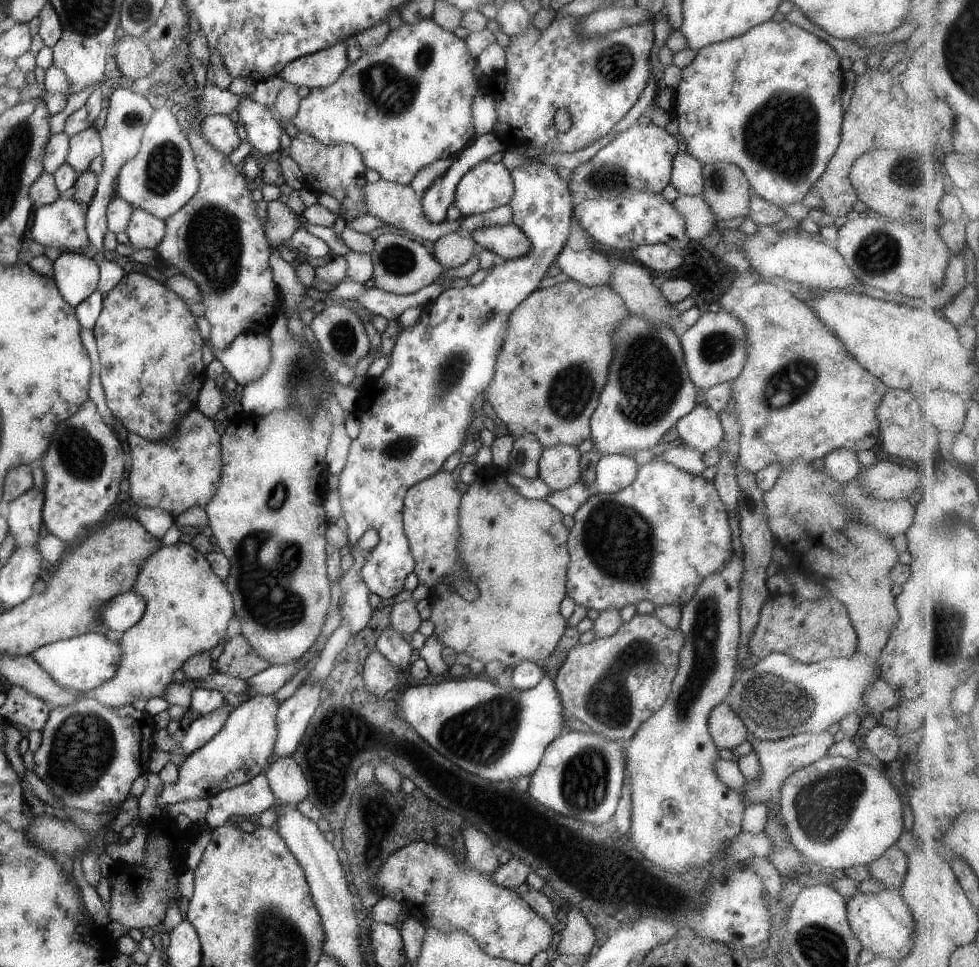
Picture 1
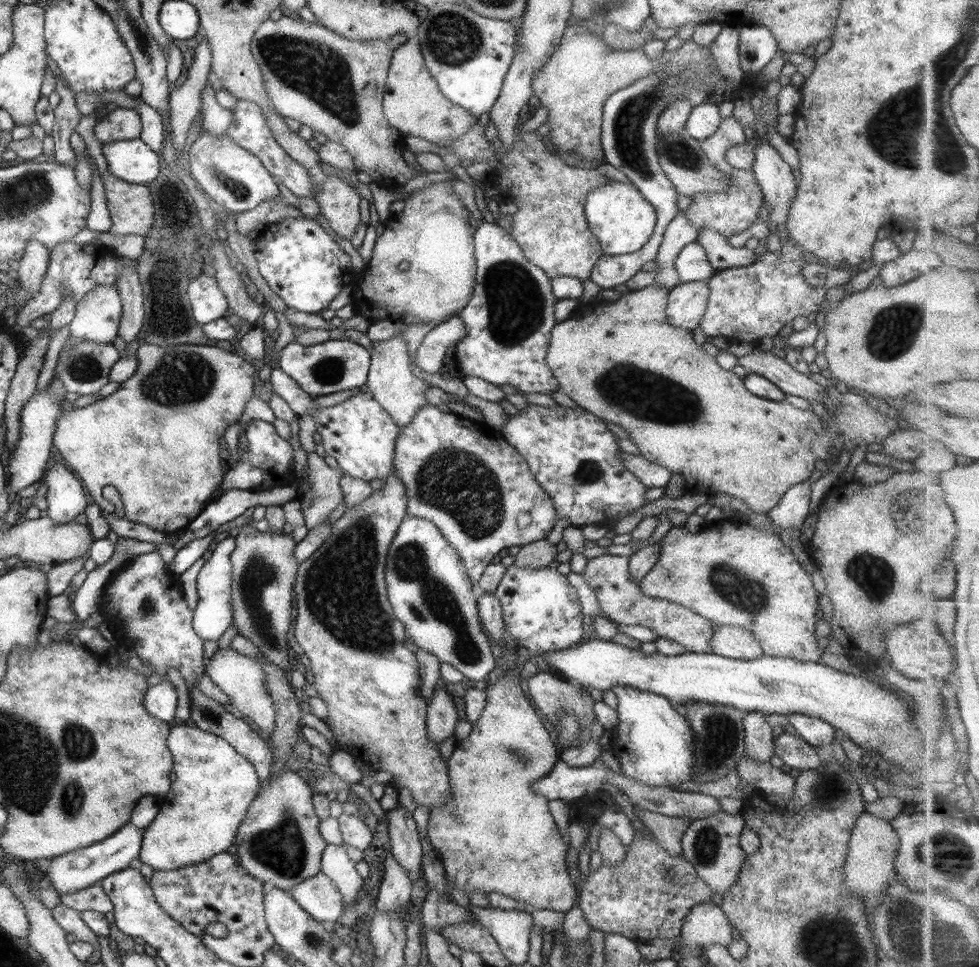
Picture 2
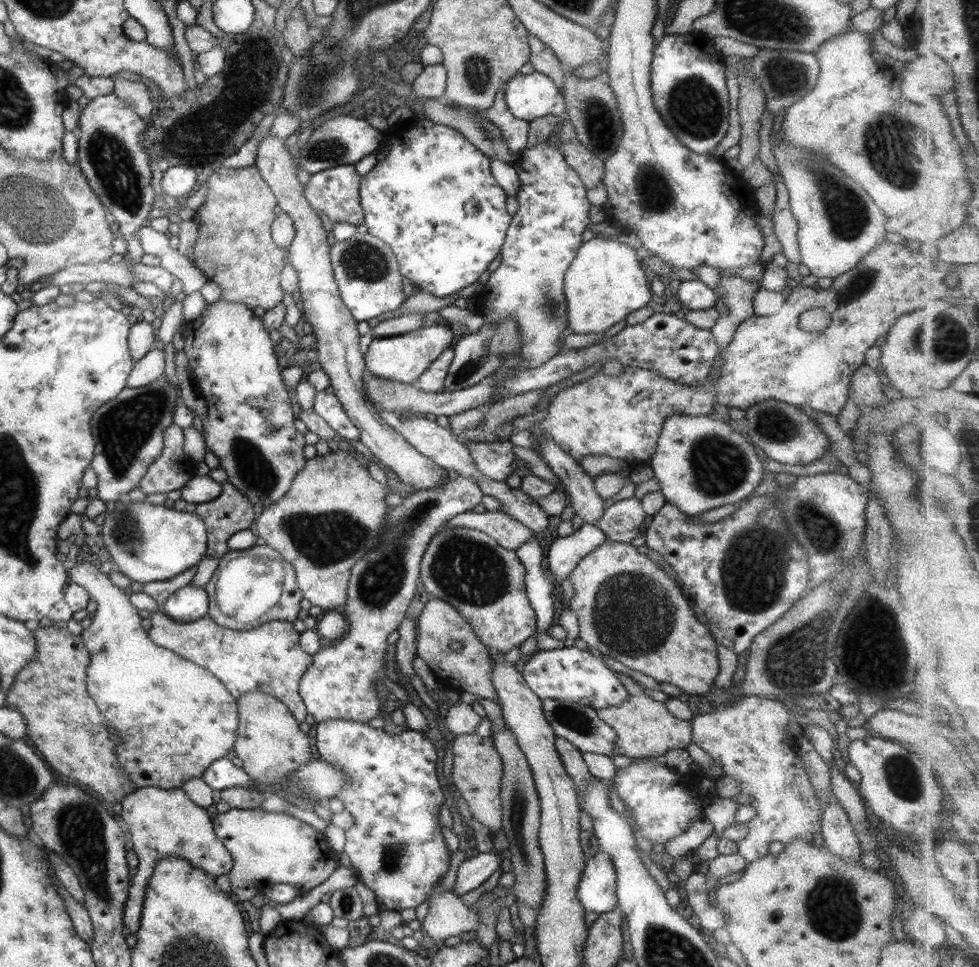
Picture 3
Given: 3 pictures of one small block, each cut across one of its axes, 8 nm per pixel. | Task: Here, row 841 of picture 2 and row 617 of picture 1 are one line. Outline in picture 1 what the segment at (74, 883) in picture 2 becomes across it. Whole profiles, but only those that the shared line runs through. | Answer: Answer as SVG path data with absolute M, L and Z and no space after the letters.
M129 590L111 598L99 612L105 630L125 632L143 616L145 598Z

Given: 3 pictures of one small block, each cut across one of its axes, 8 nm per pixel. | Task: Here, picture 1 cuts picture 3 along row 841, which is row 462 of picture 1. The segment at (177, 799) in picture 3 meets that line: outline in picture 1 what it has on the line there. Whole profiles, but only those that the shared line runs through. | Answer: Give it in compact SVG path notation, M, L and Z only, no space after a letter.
M195 408L183 414L177 422L177 430L163 442L149 442L128 433L126 442L131 458L131 469L126 474L128 496L137 506L165 510L174 519L193 506L204 509L221 476L219 439L213 421Z

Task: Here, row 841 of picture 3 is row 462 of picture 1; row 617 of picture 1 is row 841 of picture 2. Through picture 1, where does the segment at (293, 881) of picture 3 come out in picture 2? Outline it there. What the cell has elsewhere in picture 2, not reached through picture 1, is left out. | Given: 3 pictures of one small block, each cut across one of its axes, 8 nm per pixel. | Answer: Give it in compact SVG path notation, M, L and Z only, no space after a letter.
M285 769L276 778L261 782L235 833L235 855L249 876L272 882L289 892L292 886L320 872L320 856L328 845L317 831L319 819L311 804L311 788L296 772Z

